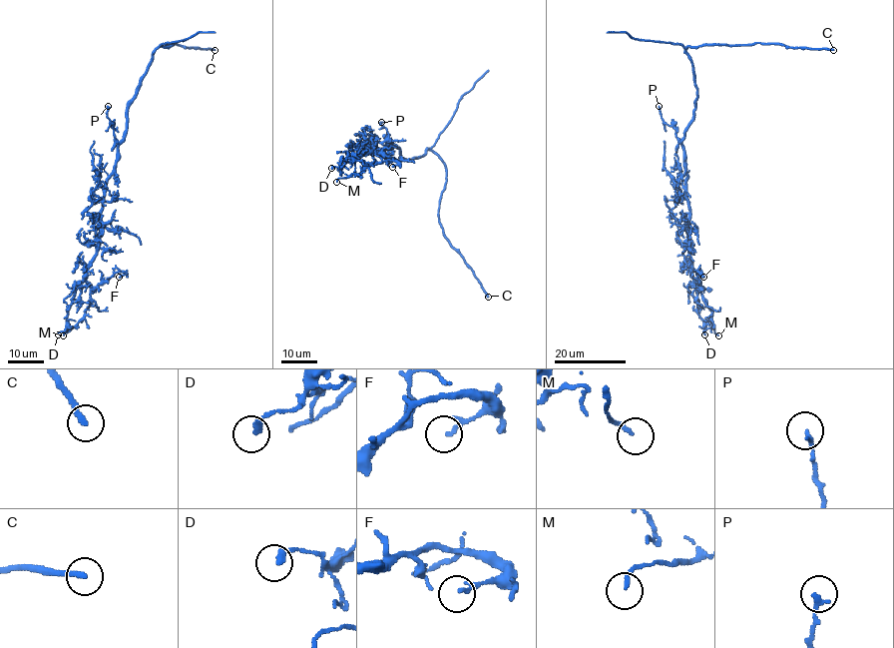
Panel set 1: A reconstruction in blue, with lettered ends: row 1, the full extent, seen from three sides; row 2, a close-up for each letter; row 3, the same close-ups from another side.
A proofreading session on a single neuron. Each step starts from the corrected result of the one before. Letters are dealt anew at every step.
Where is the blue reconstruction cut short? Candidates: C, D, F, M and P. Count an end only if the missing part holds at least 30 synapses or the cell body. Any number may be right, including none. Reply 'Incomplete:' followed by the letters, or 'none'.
Incomplete: C

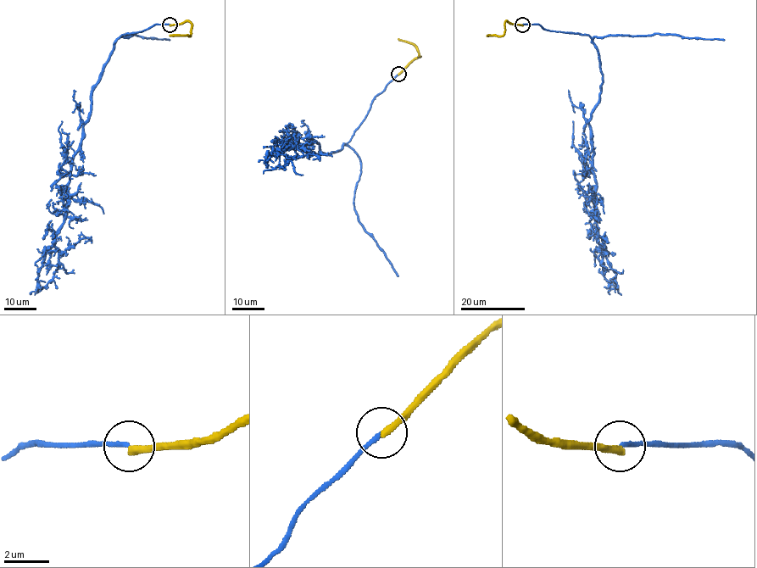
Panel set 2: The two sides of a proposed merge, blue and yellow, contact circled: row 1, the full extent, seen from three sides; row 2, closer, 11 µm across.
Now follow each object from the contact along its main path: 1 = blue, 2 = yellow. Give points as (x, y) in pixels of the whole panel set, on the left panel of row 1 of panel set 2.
1: (169, 25), (155, 24), (117, 40), (92, 91), (72, 163), (64, 222), (54, 242), (58, 269), (34, 295)
2: (169, 25), (186, 21), (191, 24), (189, 36), (169, 36)

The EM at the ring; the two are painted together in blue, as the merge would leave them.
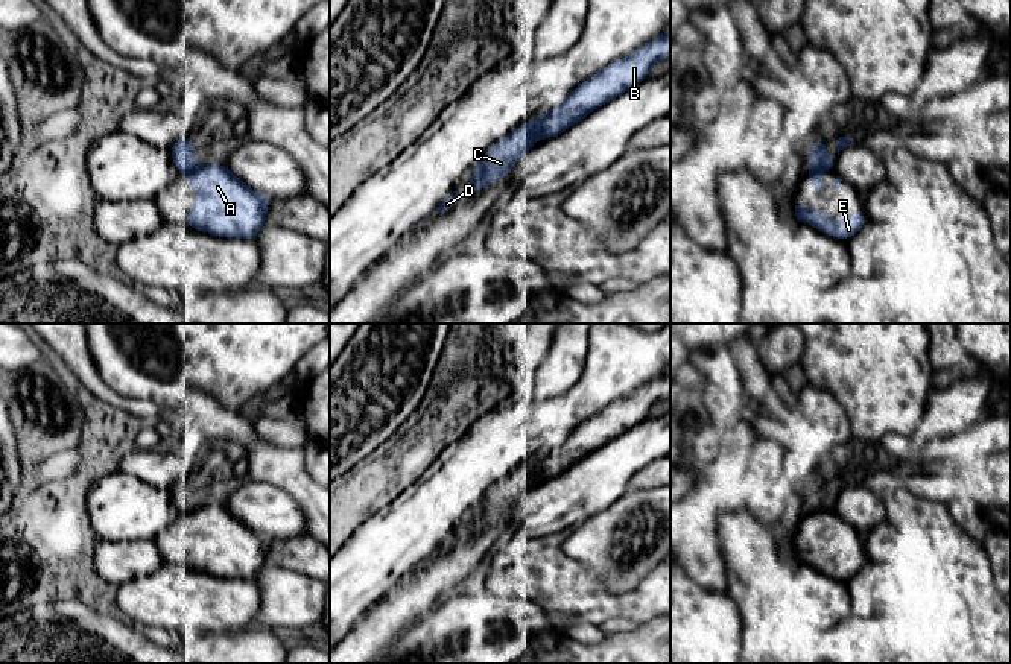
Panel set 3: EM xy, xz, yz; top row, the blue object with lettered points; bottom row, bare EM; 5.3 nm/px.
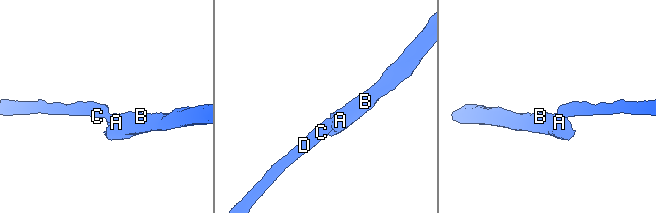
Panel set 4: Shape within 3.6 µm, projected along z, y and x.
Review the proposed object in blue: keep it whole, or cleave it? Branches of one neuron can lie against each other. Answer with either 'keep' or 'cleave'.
cleave

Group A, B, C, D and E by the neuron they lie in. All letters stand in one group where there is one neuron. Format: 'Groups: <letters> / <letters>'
Groups: A B E / C D

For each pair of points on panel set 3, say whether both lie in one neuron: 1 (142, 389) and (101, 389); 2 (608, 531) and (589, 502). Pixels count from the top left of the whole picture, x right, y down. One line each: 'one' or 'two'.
1: two
2: two

